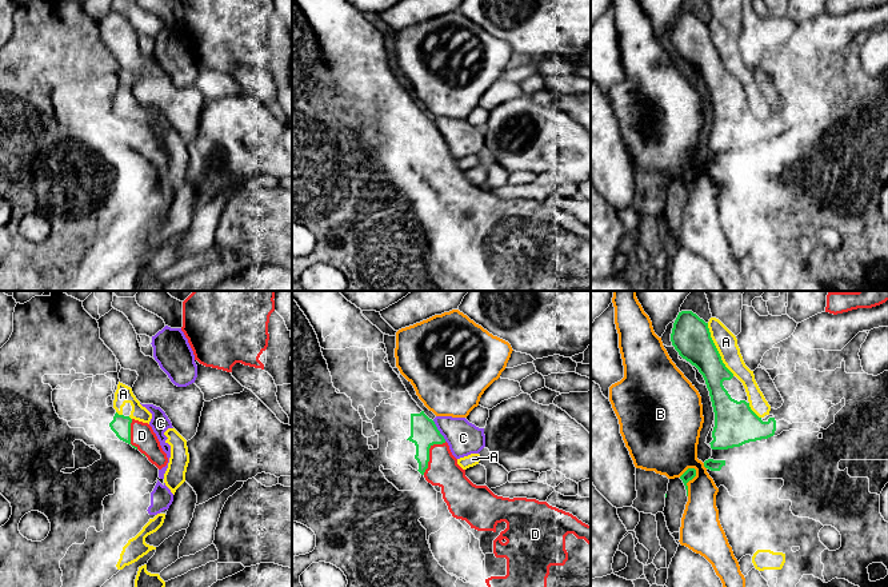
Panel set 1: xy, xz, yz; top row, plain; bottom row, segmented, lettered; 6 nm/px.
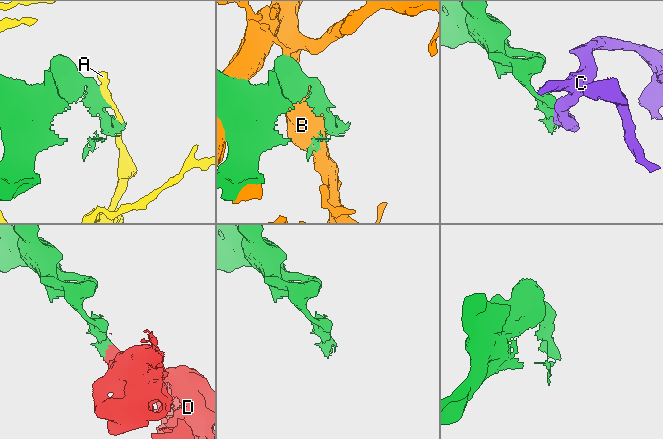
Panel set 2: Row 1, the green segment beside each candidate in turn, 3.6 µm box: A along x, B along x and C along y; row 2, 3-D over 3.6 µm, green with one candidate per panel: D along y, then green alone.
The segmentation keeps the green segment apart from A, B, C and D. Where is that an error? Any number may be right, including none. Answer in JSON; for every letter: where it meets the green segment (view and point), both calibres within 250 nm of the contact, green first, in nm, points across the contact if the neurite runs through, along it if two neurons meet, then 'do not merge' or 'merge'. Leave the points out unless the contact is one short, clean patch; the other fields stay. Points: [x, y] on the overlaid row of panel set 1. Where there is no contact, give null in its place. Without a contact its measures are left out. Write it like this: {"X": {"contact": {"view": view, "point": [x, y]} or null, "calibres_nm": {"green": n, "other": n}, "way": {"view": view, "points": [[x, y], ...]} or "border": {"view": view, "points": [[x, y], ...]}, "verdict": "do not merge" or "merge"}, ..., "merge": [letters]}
{"A": {"contact": {"view": "yz", "point": [716, 350]}, "calibres_nm": {"green": 240, "other": 140}, "verdict": "do not merge"}, "B": {"contact": {"view": "yz", "point": [688, 480]}, "calibres_nm": {"green": 70, "other": 360}, "verdict": "do not merge"}, "C": {"contact": {"view": "xz", "point": [439, 431]}, "calibres_nm": {"green": 160, "other": 200}, "verdict": "do not merge"}, "D": {"contact": {"view": "xz", "point": [428, 454]}, "calibres_nm": {"green": 160, "other": 190}, "way": {"view": "xz", "points": [[424, 432], [428, 440], [428, 454], [443, 470]]}, "verdict": "merge"}, "merge": ["D"]}

